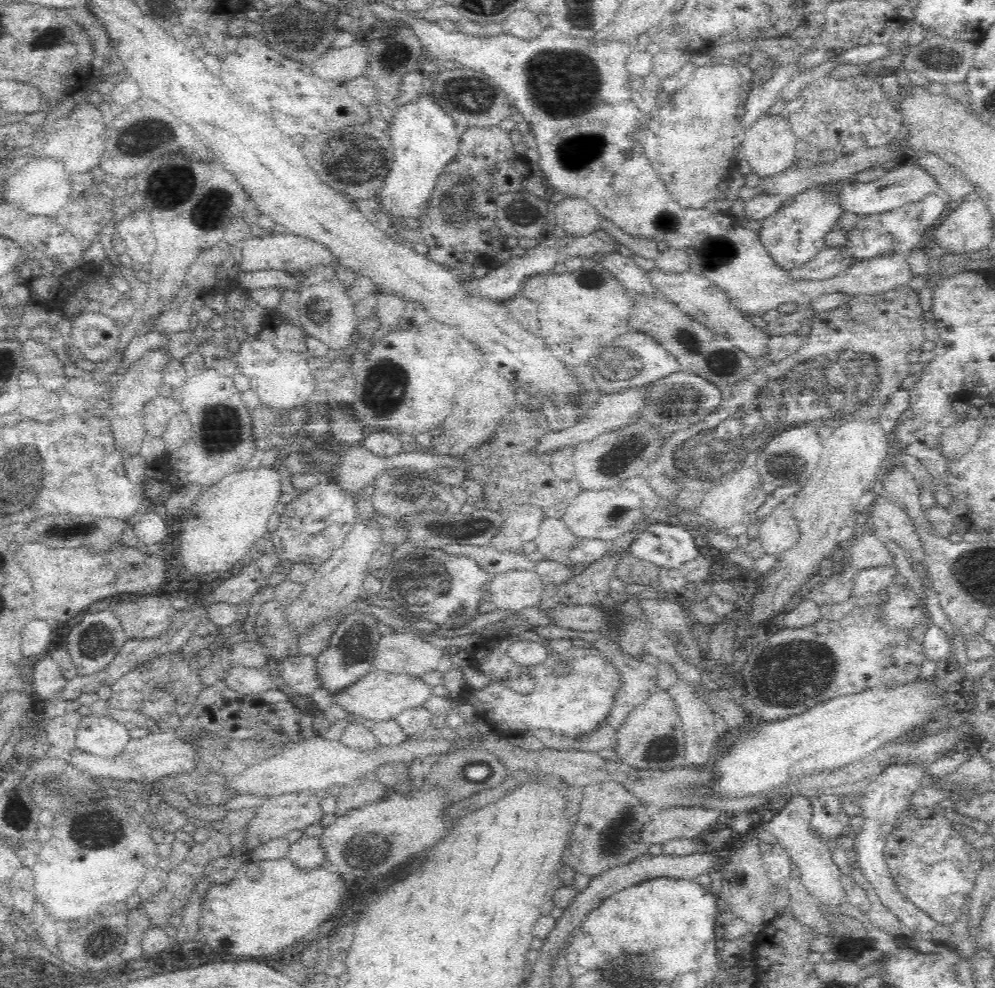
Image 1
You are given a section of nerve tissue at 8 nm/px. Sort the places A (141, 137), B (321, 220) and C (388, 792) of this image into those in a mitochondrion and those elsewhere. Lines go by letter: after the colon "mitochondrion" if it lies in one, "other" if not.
A: mitochondrion
B: other
C: other

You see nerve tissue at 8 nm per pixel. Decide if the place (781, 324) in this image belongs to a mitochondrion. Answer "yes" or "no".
no

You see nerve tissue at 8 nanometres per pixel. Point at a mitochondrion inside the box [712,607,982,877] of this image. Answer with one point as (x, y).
(787, 674)

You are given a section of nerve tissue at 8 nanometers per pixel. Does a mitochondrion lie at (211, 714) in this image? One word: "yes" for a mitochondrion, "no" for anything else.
no

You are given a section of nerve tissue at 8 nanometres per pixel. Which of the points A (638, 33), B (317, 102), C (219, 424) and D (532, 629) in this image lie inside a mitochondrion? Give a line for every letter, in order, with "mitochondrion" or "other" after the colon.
A: other
B: other
C: mitochondrion
D: other

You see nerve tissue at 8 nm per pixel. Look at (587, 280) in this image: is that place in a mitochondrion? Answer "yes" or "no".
yes

